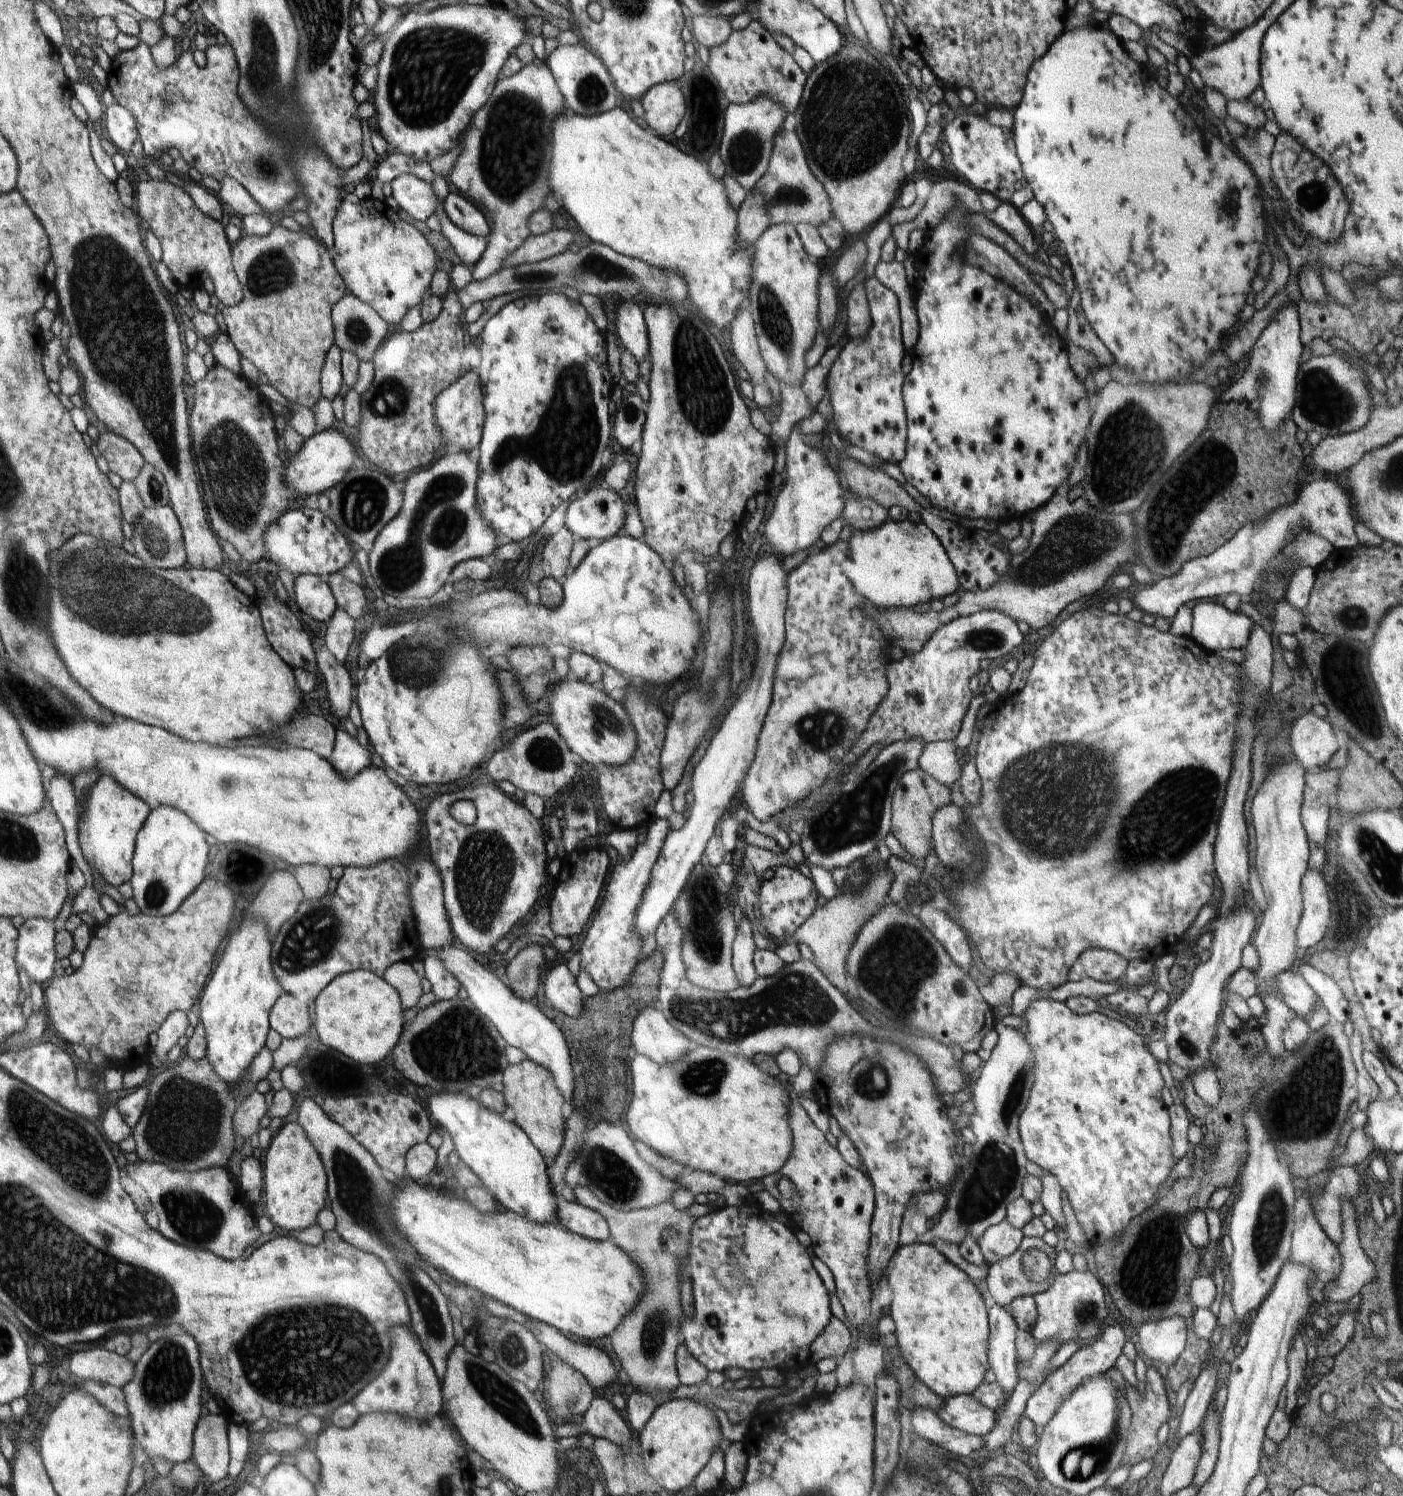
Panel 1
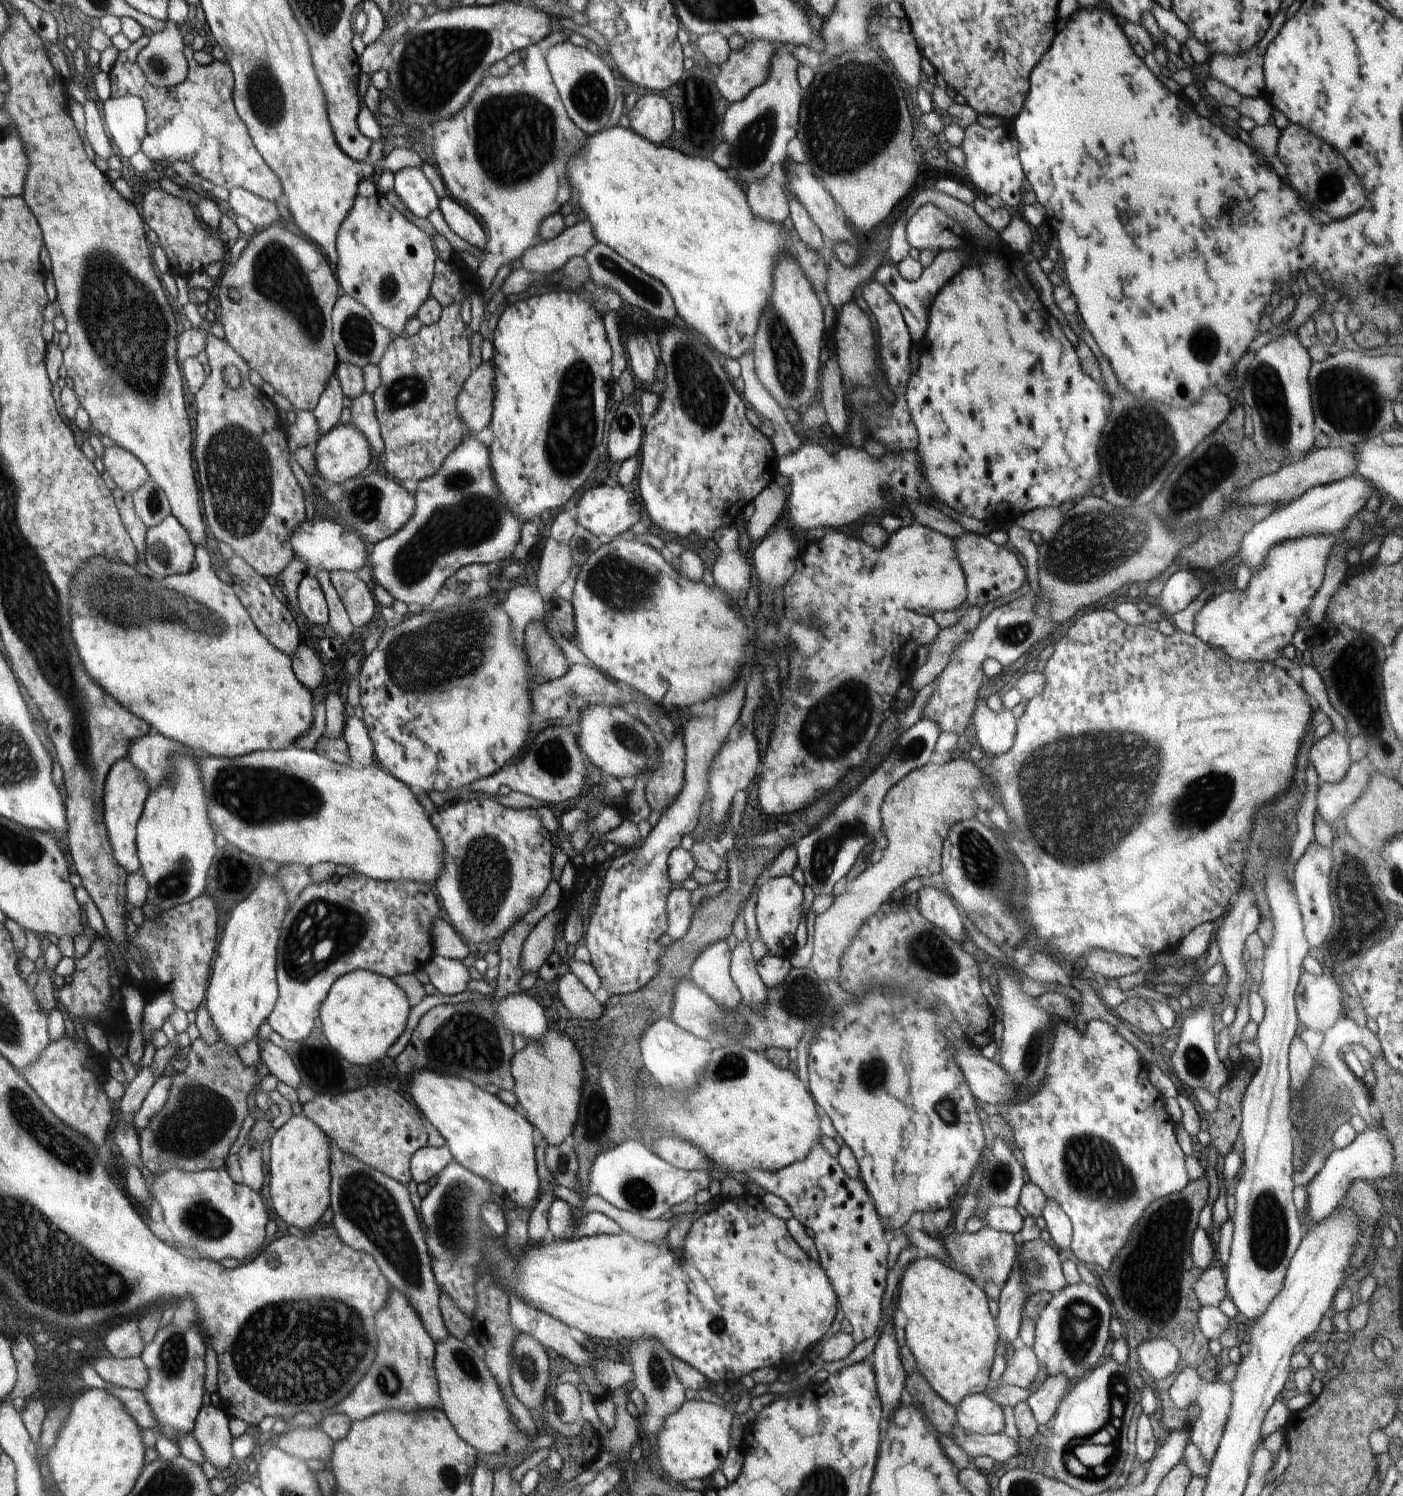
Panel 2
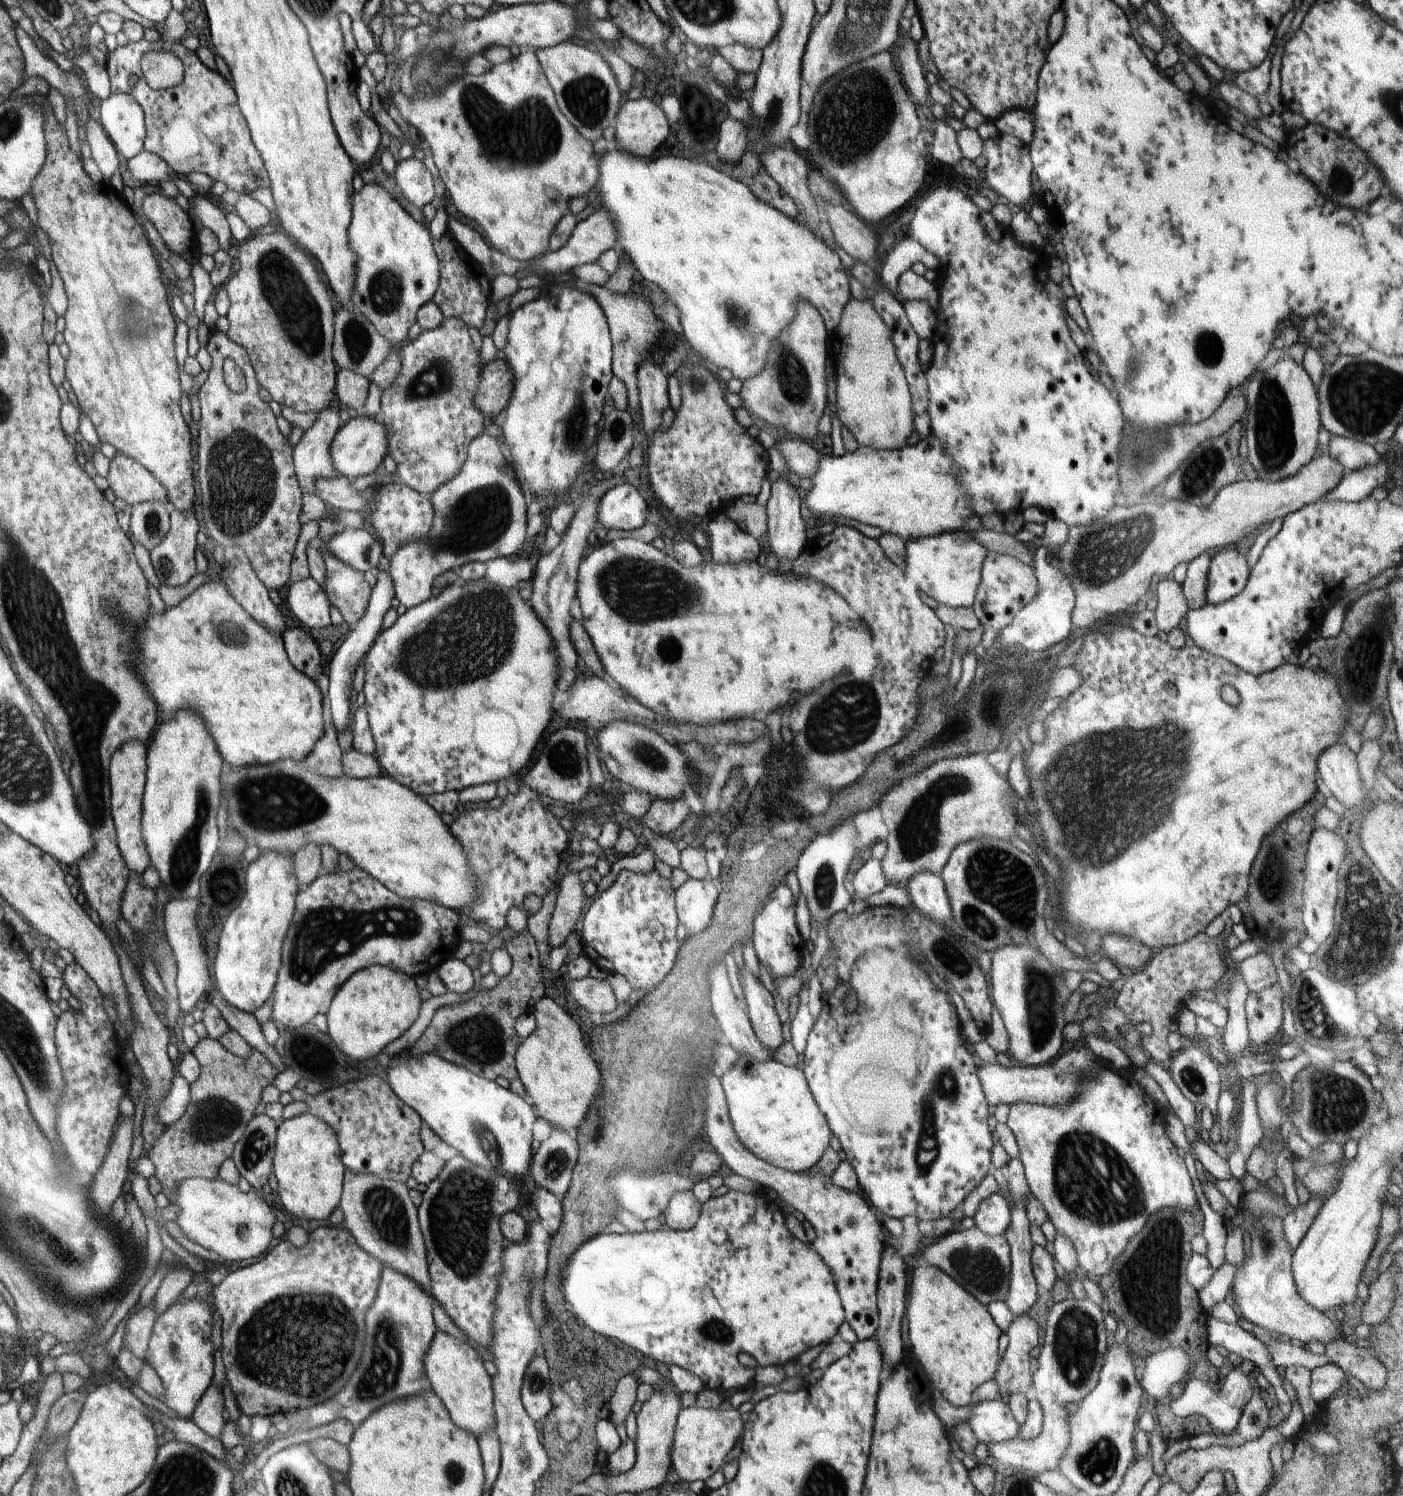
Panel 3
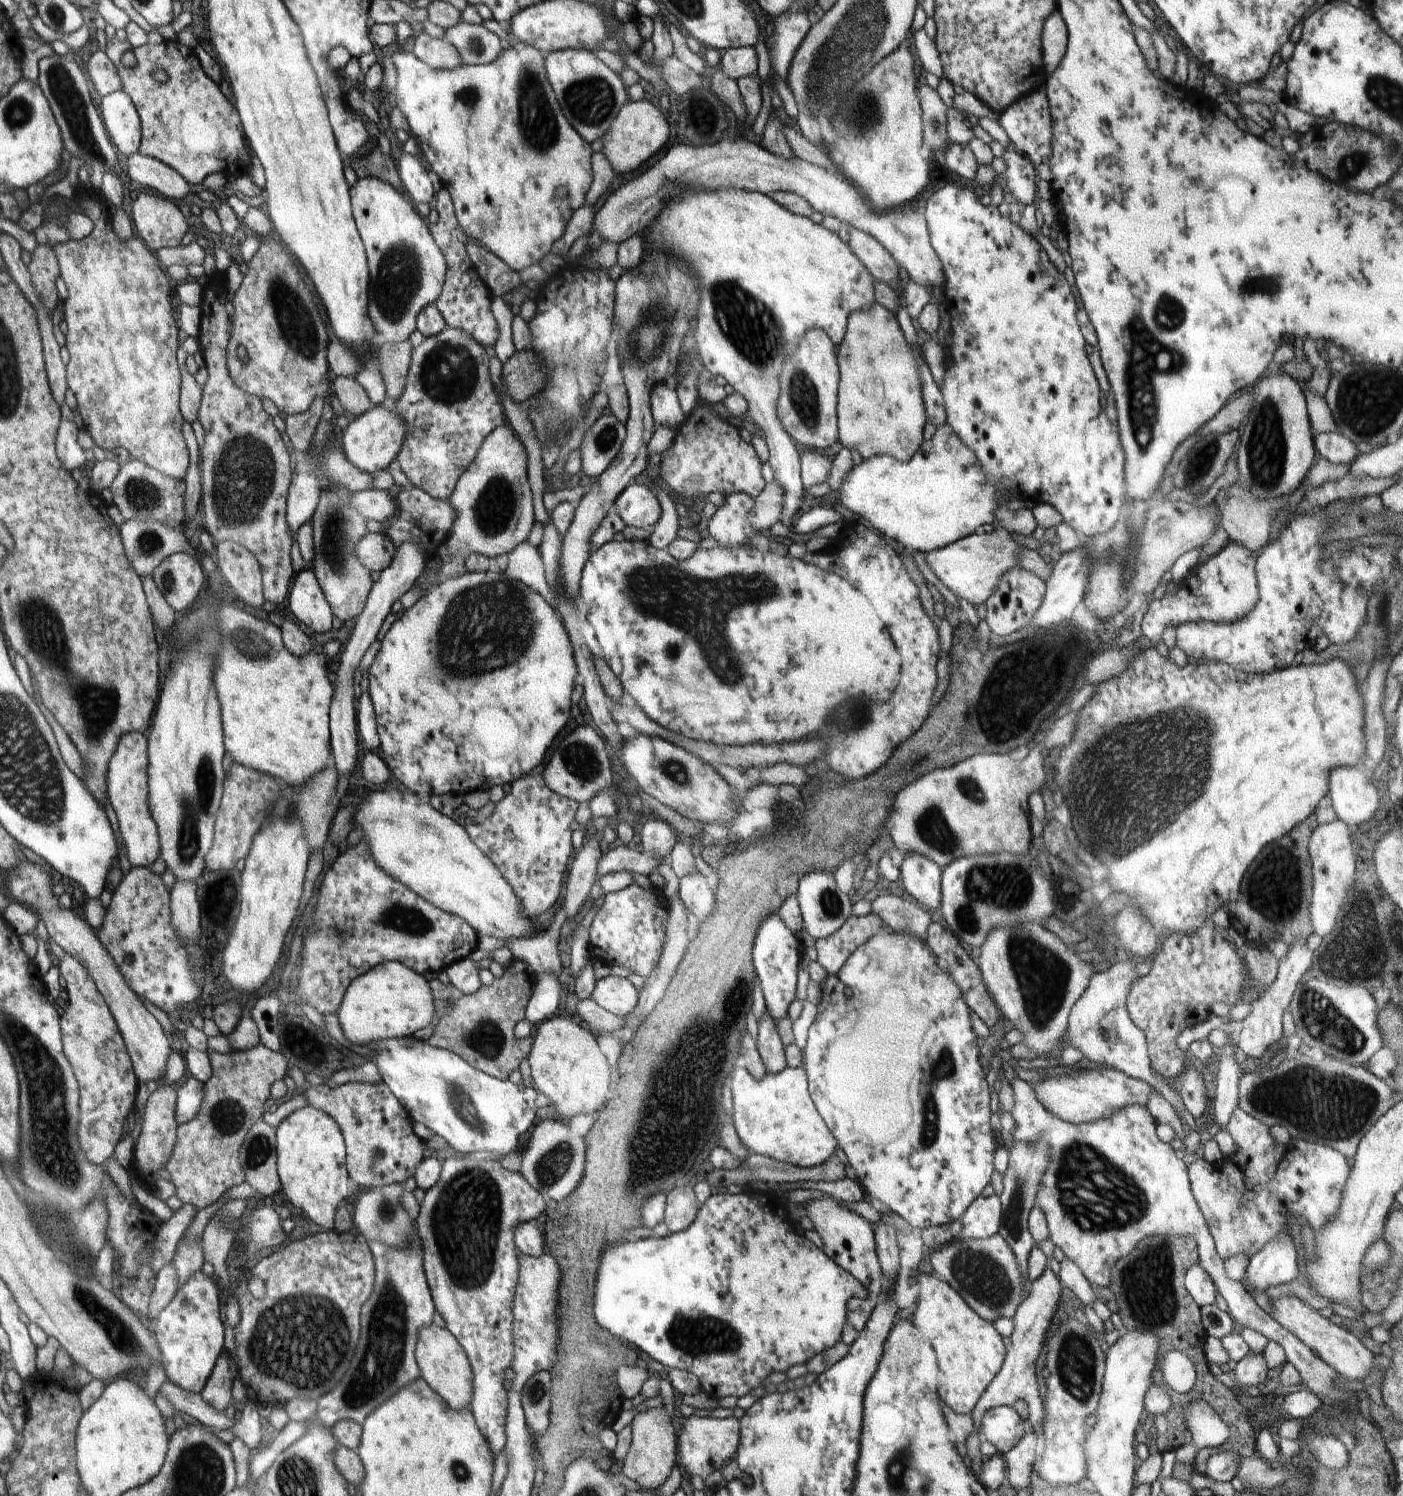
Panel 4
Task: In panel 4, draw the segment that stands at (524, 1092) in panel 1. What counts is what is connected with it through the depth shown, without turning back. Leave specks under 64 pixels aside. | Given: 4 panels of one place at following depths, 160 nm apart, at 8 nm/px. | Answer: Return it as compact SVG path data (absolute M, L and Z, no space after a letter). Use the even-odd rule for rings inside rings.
M557 1017L537 1026L527 1059L536 1090L552 1100L559 1118L567 1122L577 1114L596 1112L605 1106L610 1097L612 1067L600 1051L596 1037L584 1025Z

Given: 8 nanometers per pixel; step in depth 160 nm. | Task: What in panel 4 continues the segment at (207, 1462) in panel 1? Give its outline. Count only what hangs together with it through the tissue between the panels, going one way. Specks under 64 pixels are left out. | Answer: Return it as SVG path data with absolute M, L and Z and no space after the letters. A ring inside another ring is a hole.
M221 1353L199 1395L219 1411L225 1411L232 1400L231 1388L235 1379L230 1373L228 1357L230 1354Z

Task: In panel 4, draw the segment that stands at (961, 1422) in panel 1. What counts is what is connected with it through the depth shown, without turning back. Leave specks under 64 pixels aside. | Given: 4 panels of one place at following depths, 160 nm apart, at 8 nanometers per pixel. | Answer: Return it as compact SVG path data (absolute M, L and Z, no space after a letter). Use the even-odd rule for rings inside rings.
M994 1407L982 1415L980 1434L1005 1455L1026 1435L1025 1422L1013 1407Z

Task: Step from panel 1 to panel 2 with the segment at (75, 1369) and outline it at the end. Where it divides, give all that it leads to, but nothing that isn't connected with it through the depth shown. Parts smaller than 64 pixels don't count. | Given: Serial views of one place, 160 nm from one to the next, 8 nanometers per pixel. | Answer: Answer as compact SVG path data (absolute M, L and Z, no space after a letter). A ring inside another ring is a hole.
M101 1357L93 1368L100 1378L117 1387L142 1391L149 1381L149 1372L141 1357L129 1359Z

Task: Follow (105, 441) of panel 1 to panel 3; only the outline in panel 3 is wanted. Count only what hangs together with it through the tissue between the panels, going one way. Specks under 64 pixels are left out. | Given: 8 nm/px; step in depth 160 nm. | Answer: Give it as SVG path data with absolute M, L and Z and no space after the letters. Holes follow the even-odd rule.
M124 454L110 461L107 476L109 487L117 499L131 507L148 501L158 501L169 505L166 489L137 460Z

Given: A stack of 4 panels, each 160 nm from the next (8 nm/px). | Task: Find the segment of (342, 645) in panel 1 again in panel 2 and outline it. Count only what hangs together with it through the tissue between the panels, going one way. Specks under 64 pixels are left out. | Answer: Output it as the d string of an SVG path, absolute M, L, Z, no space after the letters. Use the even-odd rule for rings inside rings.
M318 569L312 574L319 580L320 588L325 596L329 610L329 625L338 634L338 639L341 642L348 640L354 626L349 619L340 597L332 586L329 572L324 569Z

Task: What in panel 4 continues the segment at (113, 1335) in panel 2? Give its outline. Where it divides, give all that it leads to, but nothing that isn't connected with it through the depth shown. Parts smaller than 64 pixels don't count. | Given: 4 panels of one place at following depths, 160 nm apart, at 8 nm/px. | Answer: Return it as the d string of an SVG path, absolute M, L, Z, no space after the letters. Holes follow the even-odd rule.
M172 1262L165 1264L155 1274L155 1287L150 1297L149 1309L150 1313L148 1318L156 1319L161 1310L172 1302L174 1295L179 1289L179 1276L177 1275L176 1267Z

